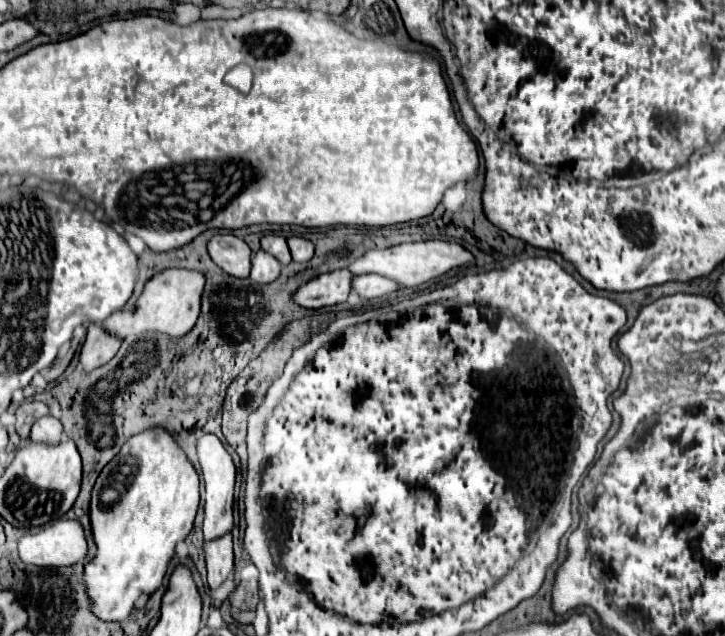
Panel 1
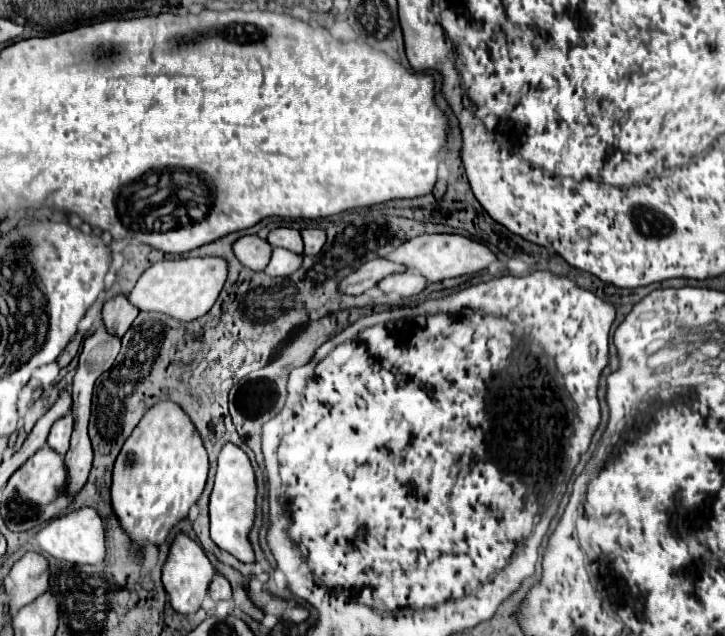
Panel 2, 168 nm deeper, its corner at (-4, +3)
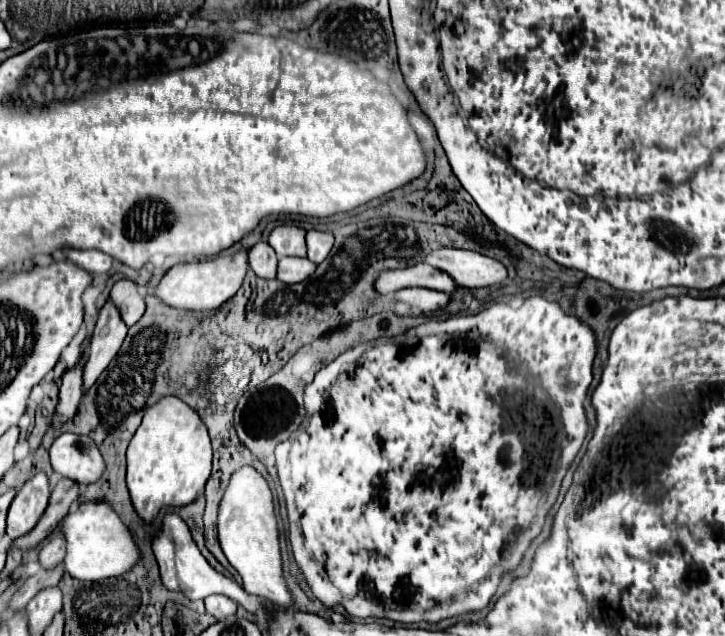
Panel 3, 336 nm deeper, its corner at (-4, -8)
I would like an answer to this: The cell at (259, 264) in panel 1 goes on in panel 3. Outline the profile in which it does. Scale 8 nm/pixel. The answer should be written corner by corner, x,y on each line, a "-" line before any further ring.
281,257
277,279
283,283
299,283
305,281
315,269
317,265
305,257

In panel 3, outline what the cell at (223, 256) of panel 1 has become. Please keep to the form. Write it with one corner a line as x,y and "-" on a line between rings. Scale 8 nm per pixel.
259,241
249,249
249,267
255,271
257,277
275,279
277,275
277,253
265,241

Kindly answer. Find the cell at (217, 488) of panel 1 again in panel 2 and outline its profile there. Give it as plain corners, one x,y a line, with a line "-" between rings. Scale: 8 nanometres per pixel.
231,442
223,444
217,458
217,476
215,476
215,486
211,492
211,502
209,502
211,540
221,550
233,554
241,562
255,562
251,544
247,540
247,534
255,516
255,492
257,492
255,474
253,474
247,454

